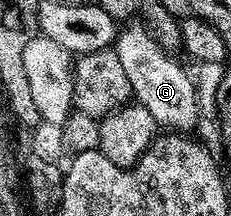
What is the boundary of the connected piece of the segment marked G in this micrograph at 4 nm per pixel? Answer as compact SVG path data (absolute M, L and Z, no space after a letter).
M139 24L128 25L125 29L123 26L114 42L122 71L126 71L126 79L130 79L132 96L138 104L146 107L146 111L150 111L150 115L154 115L157 126L191 134L200 117L200 109L196 106L196 85L188 78L187 71L172 58L175 56L159 45L147 24Z

